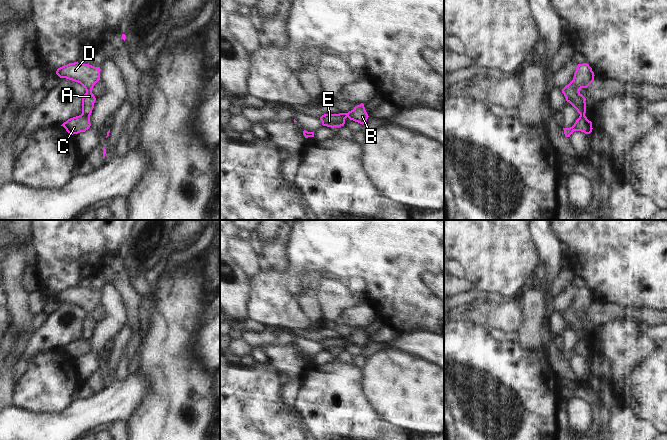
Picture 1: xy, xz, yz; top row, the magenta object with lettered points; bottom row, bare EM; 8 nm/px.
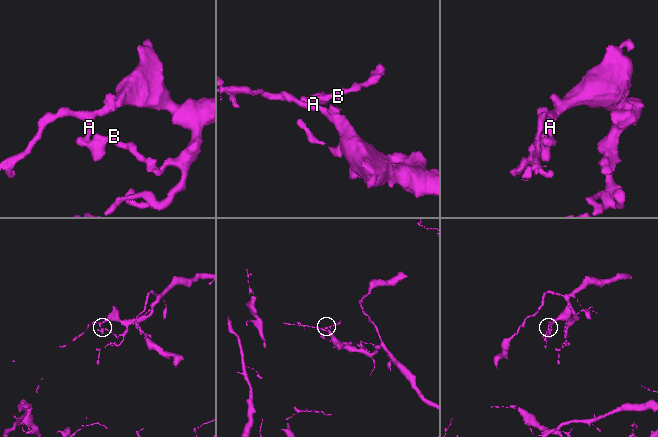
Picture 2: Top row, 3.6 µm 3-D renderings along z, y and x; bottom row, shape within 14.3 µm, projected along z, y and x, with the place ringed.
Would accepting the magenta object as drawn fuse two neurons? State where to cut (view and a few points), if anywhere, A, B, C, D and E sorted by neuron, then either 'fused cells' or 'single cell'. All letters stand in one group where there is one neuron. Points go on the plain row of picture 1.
cut xy (82, 337), (89, 340); groups A D / B C E; fused cells

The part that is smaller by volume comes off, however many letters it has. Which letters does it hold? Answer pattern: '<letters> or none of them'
B, C, E

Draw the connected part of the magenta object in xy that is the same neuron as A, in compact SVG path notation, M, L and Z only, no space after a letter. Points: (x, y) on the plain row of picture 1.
M78 286L64 289L56 295L60 302L78 306L85 312L86 317L82 322L82 338L86 340L90 340L94 332L96 322L92 317L92 313L100 304L100 295L100 291Z

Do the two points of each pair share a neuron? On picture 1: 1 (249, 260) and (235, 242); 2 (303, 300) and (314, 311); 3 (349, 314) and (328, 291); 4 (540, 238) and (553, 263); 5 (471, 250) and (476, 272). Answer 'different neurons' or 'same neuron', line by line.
1: same neuron
2: same neuron
3: different neurons
4: same neuron
5: same neuron

